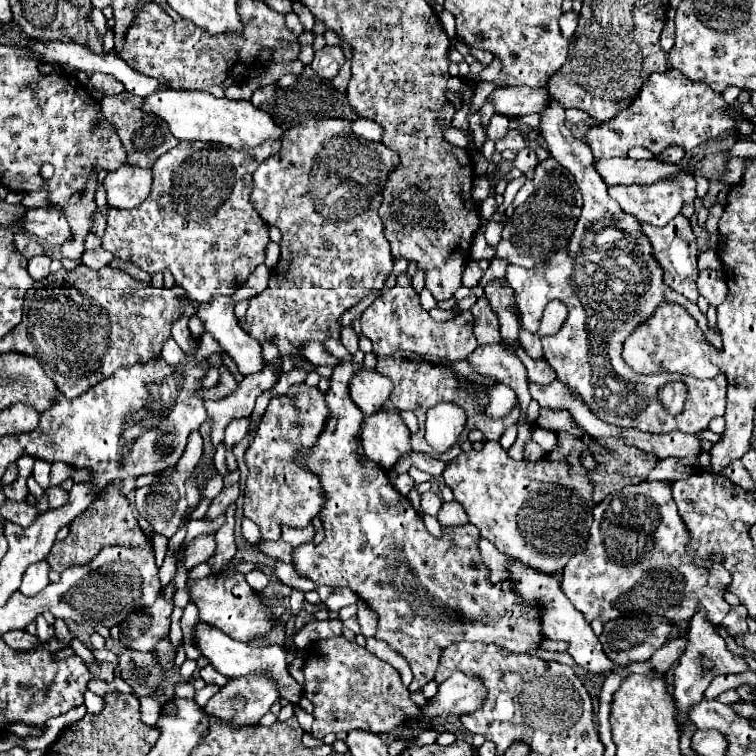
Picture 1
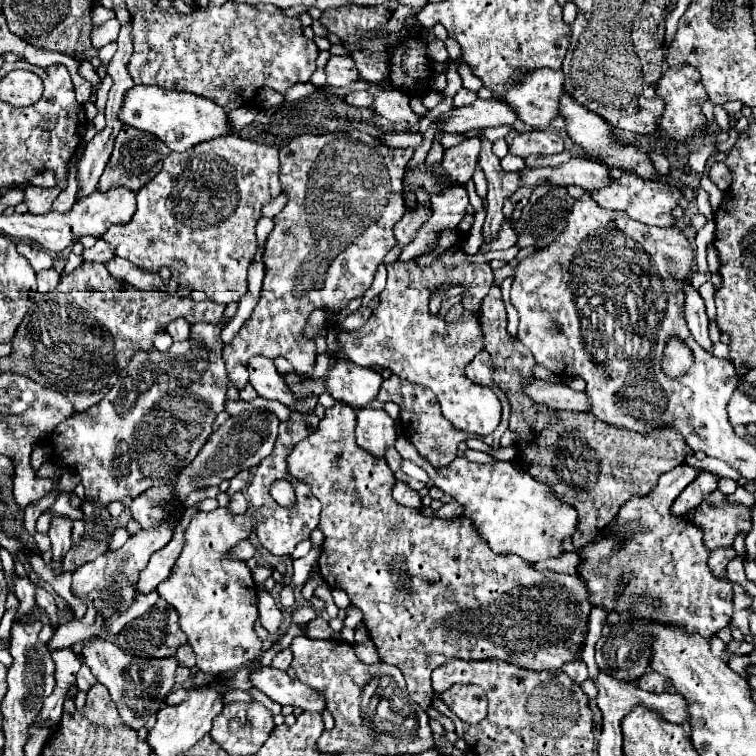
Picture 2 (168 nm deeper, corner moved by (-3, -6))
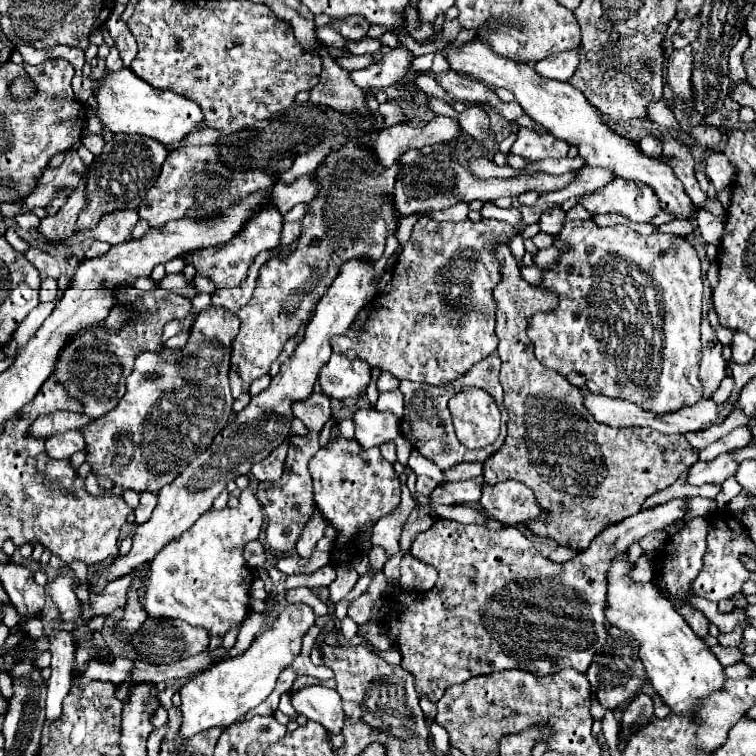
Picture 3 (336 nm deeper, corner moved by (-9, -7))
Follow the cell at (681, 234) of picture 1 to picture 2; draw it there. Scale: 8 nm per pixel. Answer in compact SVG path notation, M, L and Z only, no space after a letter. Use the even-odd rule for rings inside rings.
M688 282L684 286L686 286L684 292L686 292L686 322L688 322L688 328L694 336L694 340L702 348L712 352L712 340L708 338L708 316L706 316L704 300Z

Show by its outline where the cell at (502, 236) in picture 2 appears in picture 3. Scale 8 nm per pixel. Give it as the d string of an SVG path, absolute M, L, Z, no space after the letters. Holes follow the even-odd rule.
M516 235L510 242L510 248L511 248L512 254L516 258L518 267L520 267L521 269L524 266L524 264L521 262L521 258L526 251L523 237L521 235Z

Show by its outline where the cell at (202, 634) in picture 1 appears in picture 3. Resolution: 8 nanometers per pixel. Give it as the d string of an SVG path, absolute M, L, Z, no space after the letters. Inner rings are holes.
M310 685L298 691L290 689L288 695L296 713L302 713L312 721L320 721L330 733L342 731L344 711L340 705L340 695L334 689Z

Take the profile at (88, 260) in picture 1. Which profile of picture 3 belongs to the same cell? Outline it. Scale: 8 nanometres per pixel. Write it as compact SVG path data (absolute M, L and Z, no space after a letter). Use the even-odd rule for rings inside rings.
M166 273L160 281L156 281L156 287L162 287L162 289L168 289L168 291L174 291L174 293L184 295L184 297L188 297L188 299L192 299L192 297L196 295L194 283L186 281L184 275L180 275L180 273L174 273L174 275Z

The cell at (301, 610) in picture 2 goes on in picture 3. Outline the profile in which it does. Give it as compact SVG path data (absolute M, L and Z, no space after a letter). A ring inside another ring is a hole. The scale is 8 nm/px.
M304 603L286 605L286 609L276 617L272 627L260 633L248 651L244 651L240 657L226 657L214 667L194 675L180 689L182 725L178 735L188 739L212 727L228 727L230 723L242 719L256 705L260 705L272 693L280 671L288 667L300 653L302 635L308 631L310 625L314 625L314 619L316 615L312 607Z

